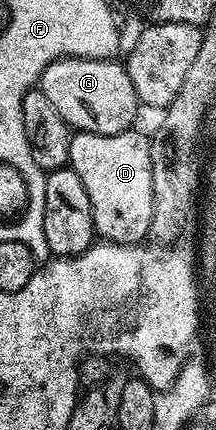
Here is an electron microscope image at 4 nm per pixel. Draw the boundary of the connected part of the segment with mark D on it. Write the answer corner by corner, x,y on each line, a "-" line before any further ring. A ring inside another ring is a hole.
139,129
116,135
88,131
72,134
69,166
81,177
93,209
96,236
109,243
142,244
150,236
153,221
153,165
149,165
150,138

